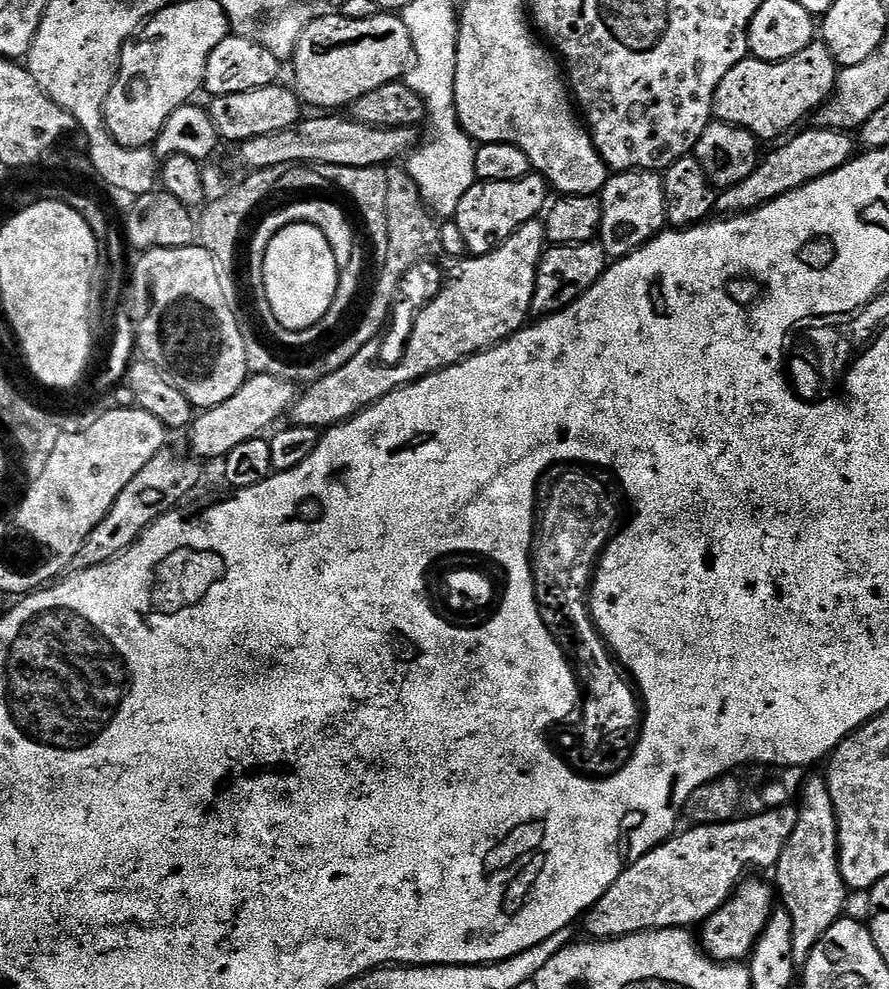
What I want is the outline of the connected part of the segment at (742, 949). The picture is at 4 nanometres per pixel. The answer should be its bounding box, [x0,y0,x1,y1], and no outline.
[699,878,774,962]

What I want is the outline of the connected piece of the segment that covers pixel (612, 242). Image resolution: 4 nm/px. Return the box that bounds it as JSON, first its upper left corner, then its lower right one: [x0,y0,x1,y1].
[598,172,665,257]

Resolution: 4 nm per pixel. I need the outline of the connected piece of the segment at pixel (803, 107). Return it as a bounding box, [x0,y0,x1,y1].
[712,42,837,142]

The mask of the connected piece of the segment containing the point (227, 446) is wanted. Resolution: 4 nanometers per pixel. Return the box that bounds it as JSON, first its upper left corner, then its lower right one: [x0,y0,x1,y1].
[187,375,298,461]

